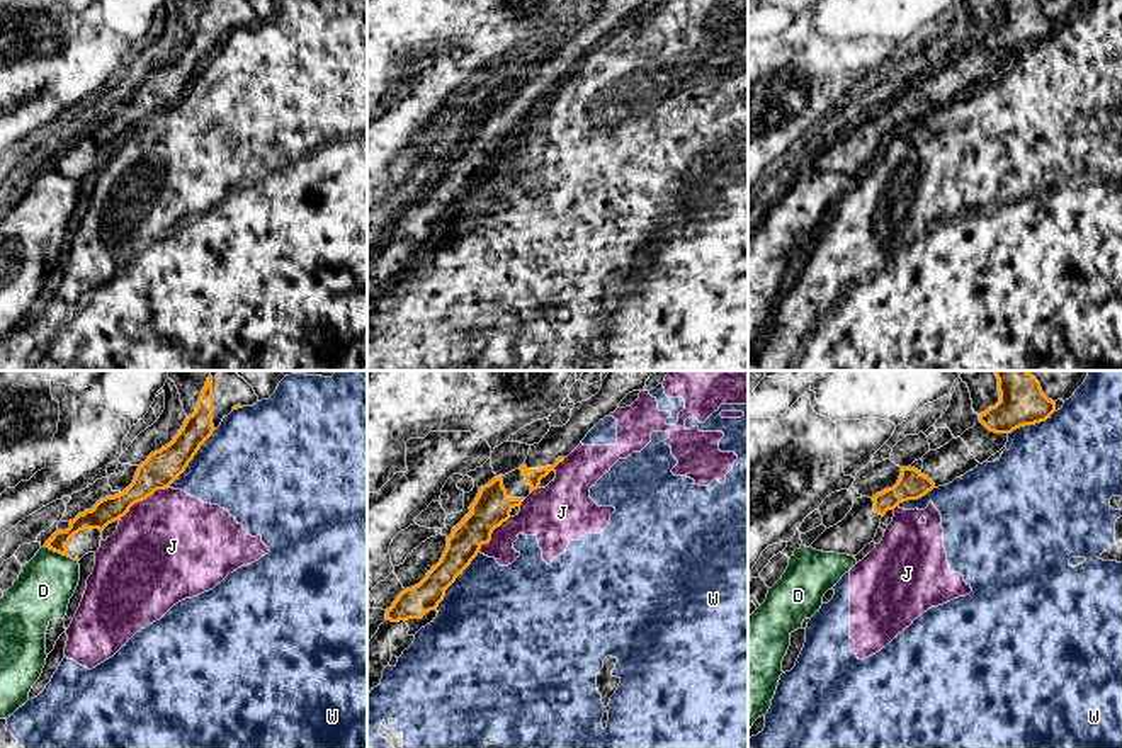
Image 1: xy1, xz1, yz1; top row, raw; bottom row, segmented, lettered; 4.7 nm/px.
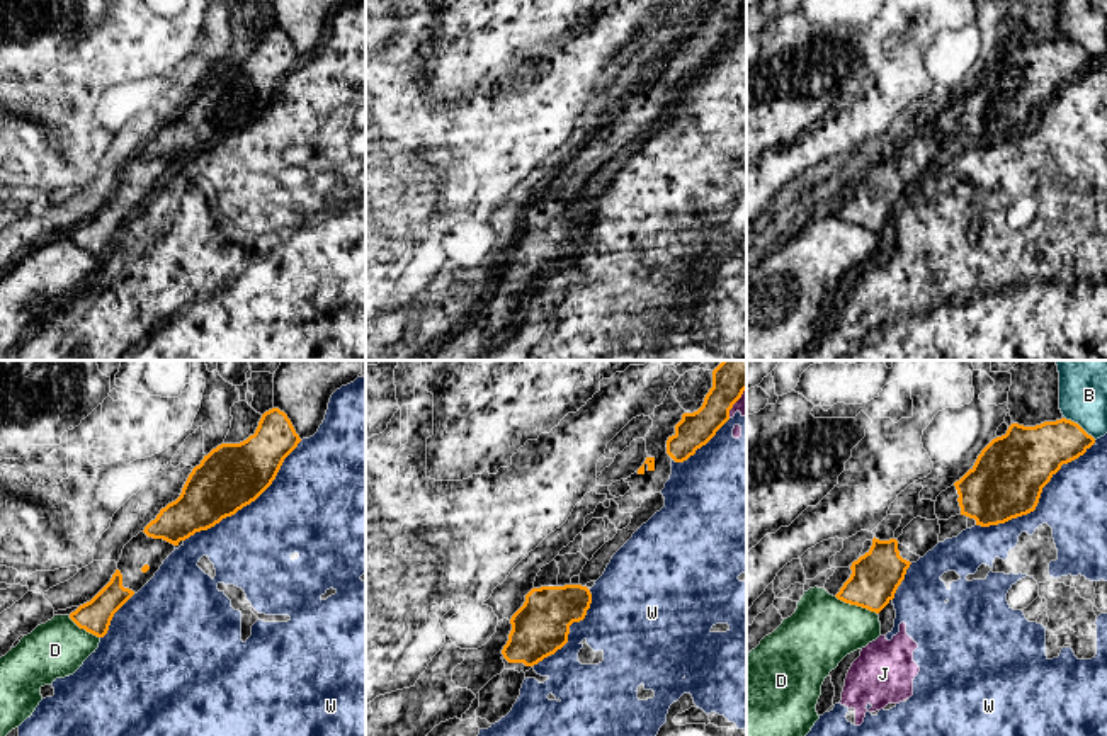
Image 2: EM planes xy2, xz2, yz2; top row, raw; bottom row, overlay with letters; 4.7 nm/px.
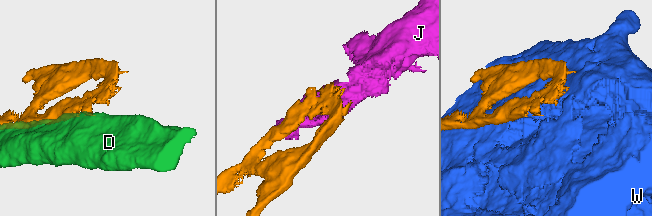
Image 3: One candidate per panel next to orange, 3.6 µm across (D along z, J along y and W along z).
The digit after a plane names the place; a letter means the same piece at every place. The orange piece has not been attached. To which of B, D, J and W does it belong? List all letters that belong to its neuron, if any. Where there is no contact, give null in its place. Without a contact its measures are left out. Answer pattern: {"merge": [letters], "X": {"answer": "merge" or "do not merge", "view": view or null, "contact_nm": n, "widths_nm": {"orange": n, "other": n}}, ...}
{"merge": [], "B": {"answer": "do not merge", "view": "yz2", "contact_nm": 190, "widths_nm": {"orange": 260, "other": 220}}, "D": {"answer": "do not merge", "view": "yz2", "contact_nm": 220, "widths_nm": {"orange": 240, "other": 320}}, "J": {"answer": "do not merge", "view": "xy1", "contact_nm": 260, "widths_nm": {"orange": 170, "other": 480}}, "W": {"answer": "do not merge", "view": "yz2", "contact_nm": 700, "widths_nm": {"orange": 340, "other": 320}}}

